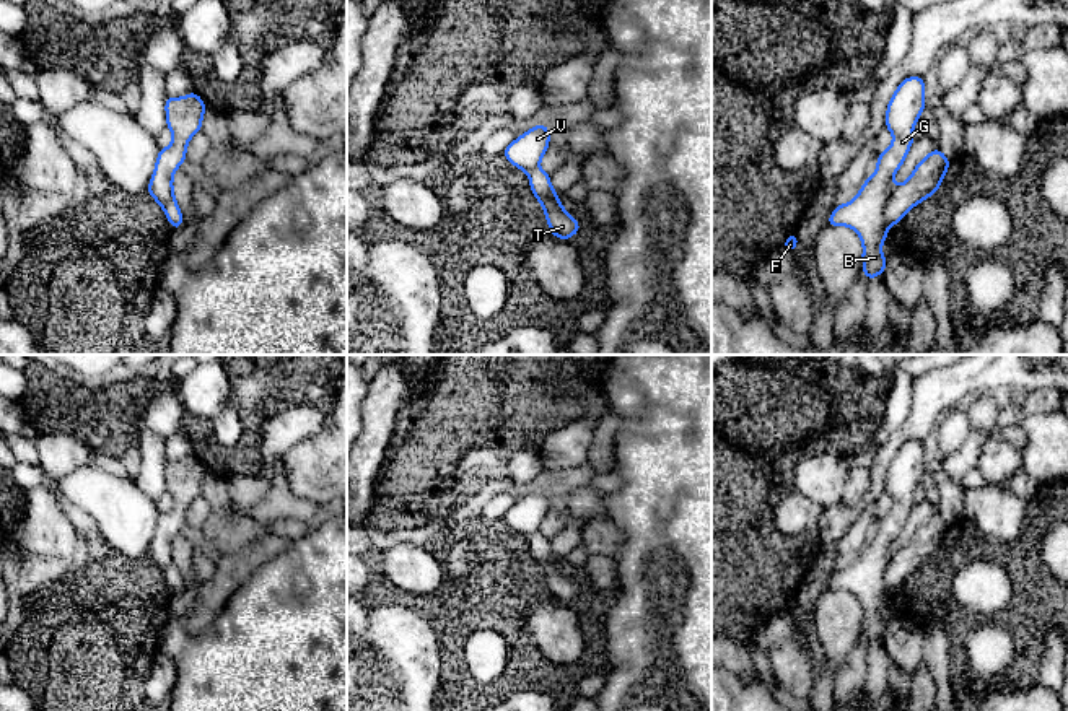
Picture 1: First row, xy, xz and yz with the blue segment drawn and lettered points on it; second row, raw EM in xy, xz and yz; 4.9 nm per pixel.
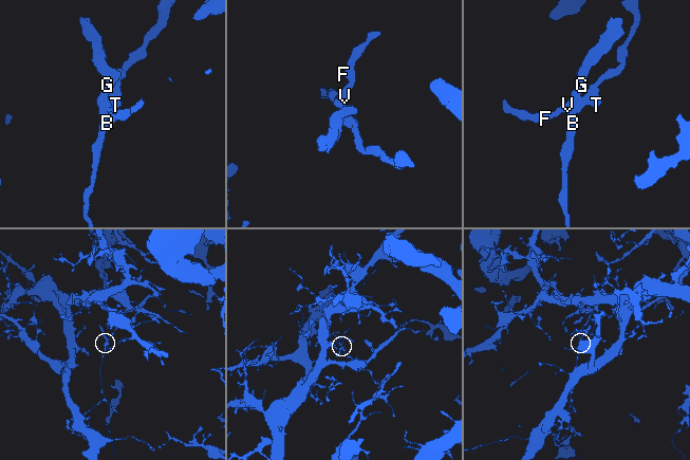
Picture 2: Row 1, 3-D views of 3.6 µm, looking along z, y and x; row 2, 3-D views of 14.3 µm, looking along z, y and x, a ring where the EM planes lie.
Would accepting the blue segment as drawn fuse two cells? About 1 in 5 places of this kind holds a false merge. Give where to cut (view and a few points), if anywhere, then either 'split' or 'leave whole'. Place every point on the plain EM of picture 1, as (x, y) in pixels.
cut yz (896, 552), (886, 576), (886, 589); split

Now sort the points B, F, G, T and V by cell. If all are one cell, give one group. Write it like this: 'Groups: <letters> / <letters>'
Groups: B F G V / T

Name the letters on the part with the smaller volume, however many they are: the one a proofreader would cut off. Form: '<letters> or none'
B, F, G, V

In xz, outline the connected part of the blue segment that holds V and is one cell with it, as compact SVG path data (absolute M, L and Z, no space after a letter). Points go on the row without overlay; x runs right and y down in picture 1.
M539 486L536 493L527 493L521 501L513 504L505 514L503 521L524 537L539 532L539 527L550 511L550 495Z

